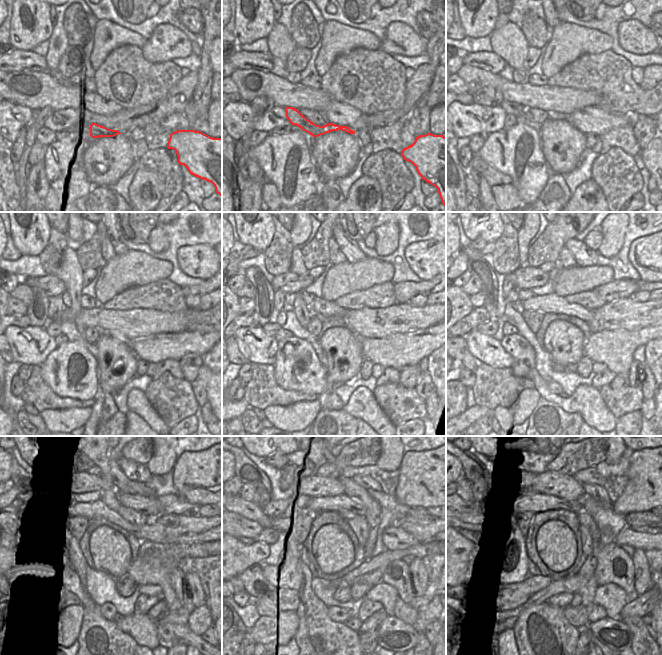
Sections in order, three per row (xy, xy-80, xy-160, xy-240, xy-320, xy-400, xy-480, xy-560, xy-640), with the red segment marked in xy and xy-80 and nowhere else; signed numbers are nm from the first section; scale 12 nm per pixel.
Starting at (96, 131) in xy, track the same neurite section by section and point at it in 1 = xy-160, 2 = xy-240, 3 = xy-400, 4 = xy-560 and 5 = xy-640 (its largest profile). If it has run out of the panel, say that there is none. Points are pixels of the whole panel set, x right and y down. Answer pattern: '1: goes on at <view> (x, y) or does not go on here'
1: goes on at xy-160 (522, 114)
2: goes on at xy-240 (54, 329)
3: goes on at xy-400 (490, 327)
4: goes on at xy-560 (242, 556)
5: goes on at xy-640 (466, 556)

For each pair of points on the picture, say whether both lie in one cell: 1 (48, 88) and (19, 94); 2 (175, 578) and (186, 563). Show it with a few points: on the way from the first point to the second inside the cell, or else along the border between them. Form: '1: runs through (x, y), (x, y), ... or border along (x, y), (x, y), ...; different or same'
1: runs through (41, 90), (26, 90); same
2: border along (177, 566), (185, 574); different

